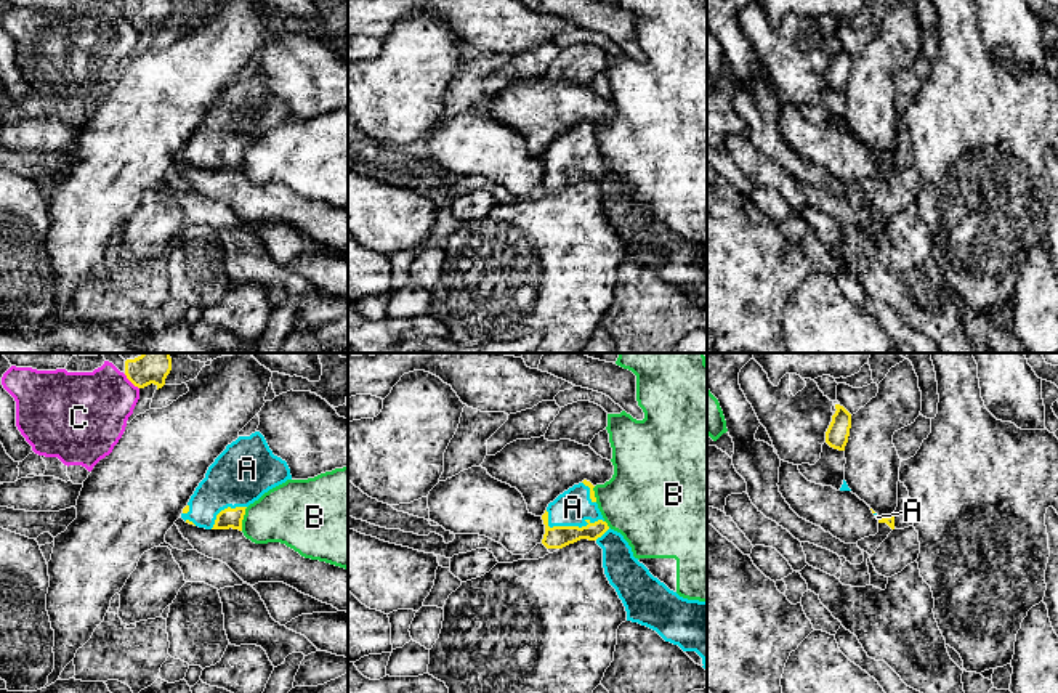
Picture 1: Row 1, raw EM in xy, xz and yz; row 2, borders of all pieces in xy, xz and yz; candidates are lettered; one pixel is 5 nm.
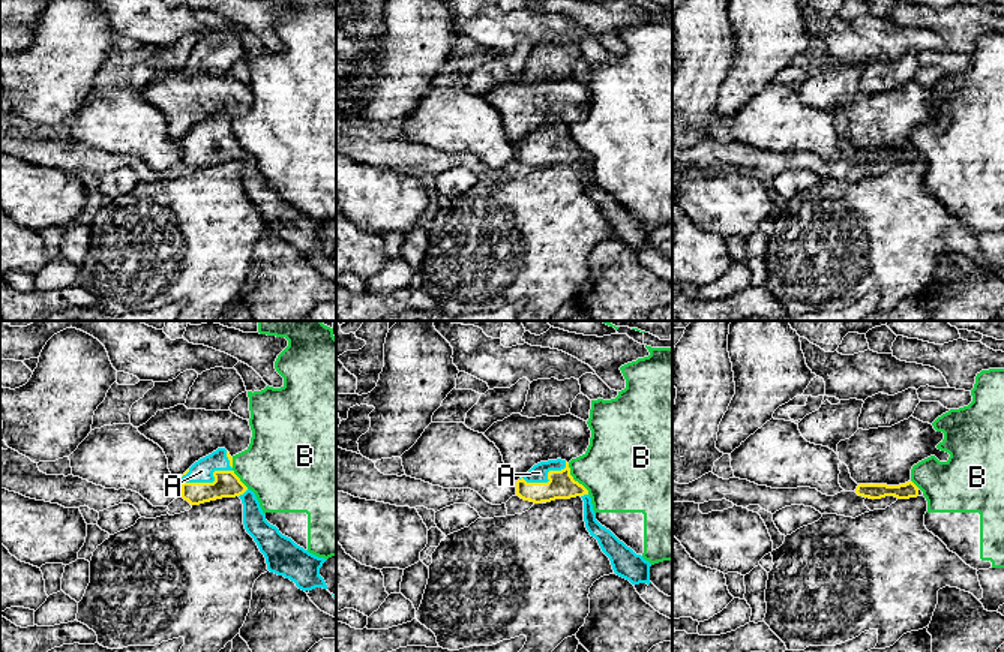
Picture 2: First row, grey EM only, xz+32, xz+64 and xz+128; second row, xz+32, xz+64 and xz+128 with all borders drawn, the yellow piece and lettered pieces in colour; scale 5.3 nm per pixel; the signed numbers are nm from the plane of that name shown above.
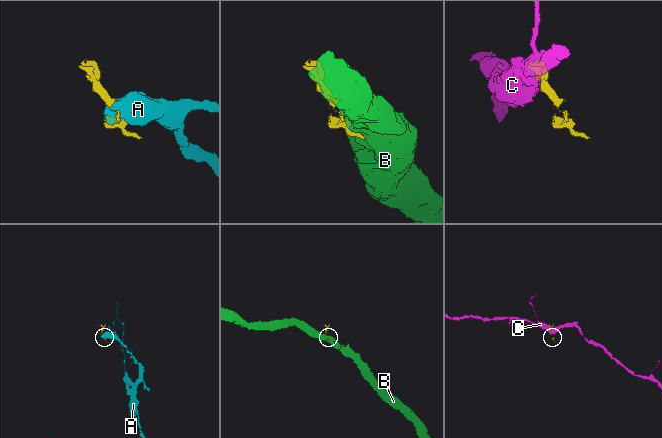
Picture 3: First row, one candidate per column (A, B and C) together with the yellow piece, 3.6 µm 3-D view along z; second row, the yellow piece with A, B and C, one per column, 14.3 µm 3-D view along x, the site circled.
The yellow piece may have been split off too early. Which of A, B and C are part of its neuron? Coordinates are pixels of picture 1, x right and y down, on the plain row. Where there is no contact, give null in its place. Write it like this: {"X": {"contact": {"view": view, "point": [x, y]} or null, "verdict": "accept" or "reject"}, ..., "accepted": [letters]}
{"A": {"contact": {"view": "xz", "point": [569, 167]}, "verdict": "accept"}, "B": {"contact": {"view": "xy", "point": [242, 159]}, "verdict": "reject"}, "C": {"contact": {"view": "xy", "point": [132, 23]}, "verdict": "reject"}, "accepted": ["A"]}

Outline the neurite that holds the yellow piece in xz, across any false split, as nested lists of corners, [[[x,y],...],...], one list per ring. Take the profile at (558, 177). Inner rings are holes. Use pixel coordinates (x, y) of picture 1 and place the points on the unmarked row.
[[[584,120],[548,144],[542,156],[545,165],[542,184],[547,189],[563,189],[580,180],[595,181],[603,189],[604,215],[625,247],[627,261],[656,271],[665,282],[678,286],[683,292],[696,292],[707,311],[707,242],[683,239],[654,218],[633,197],[624,176],[608,167],[598,149],[593,128],[590,122]]]

